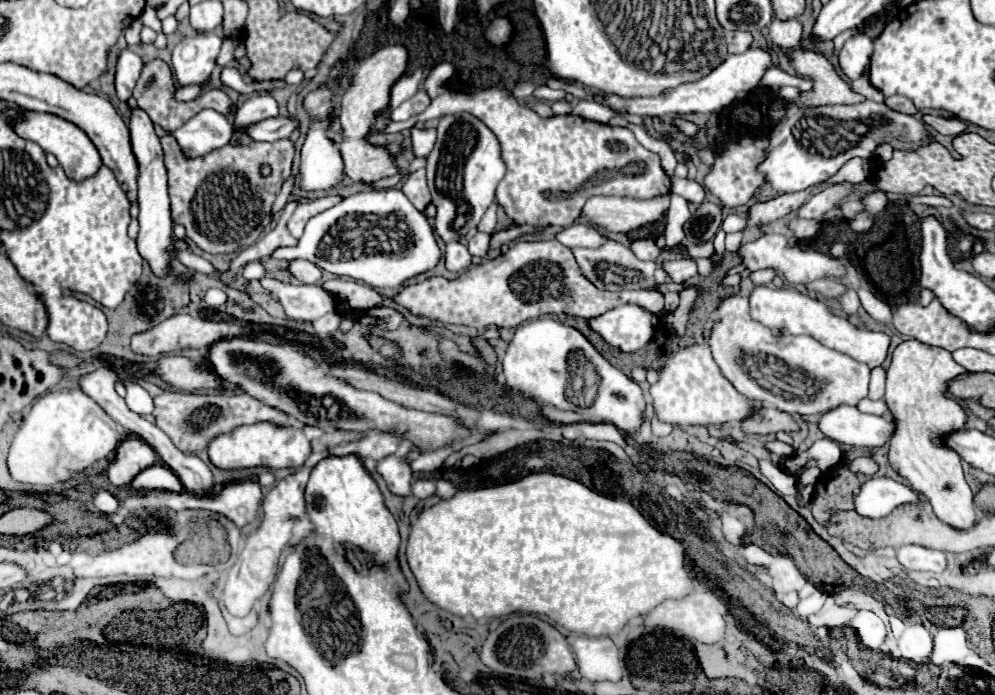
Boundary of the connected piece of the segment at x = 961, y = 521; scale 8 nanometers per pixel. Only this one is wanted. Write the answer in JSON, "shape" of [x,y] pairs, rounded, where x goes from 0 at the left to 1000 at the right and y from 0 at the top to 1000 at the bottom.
{"shape":[[[921,488],[907,491],[896,505],[890,534],[890,580],[901,603],[901,620],[894,632],[894,669],[935,721],[945,750],[961,761],[975,761],[981,753],[979,709],[969,689],[967,663],[957,646],[947,640],[947,626],[967,617],[971,609],[967,583],[949,571],[951,548],[969,534],[971,531],[957,517],[955,505],[929,496]]]}

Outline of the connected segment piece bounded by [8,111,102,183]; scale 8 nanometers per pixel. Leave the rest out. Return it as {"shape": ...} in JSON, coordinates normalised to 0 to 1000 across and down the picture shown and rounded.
{"shape":[[[8,160],[8,168],[14,174],[14,186],[20,197],[30,200],[30,203],[38,206],[46,220],[56,223],[56,229],[58,229],[60,240],[64,243],[64,249],[68,252],[68,258],[80,263],[98,249],[98,243],[103,237],[101,220],[96,217],[94,206],[88,200],[88,194],[82,186],[78,186],[74,177],[64,174],[50,163],[34,163],[34,160],[26,160],[22,168],[18,168],[18,160]]]}

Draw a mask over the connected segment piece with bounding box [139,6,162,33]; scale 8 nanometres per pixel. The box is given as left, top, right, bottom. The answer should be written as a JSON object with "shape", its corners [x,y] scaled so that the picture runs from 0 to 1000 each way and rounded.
{"shape":[[[146,9],[145,16],[143,16],[140,23],[140,29],[142,29],[145,37],[153,40],[156,46],[162,46],[162,30],[158,26],[157,14],[155,12]]]}

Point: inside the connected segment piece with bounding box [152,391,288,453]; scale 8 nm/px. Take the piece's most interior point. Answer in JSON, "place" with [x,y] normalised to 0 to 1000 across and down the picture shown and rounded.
{"place":[192,606]}

